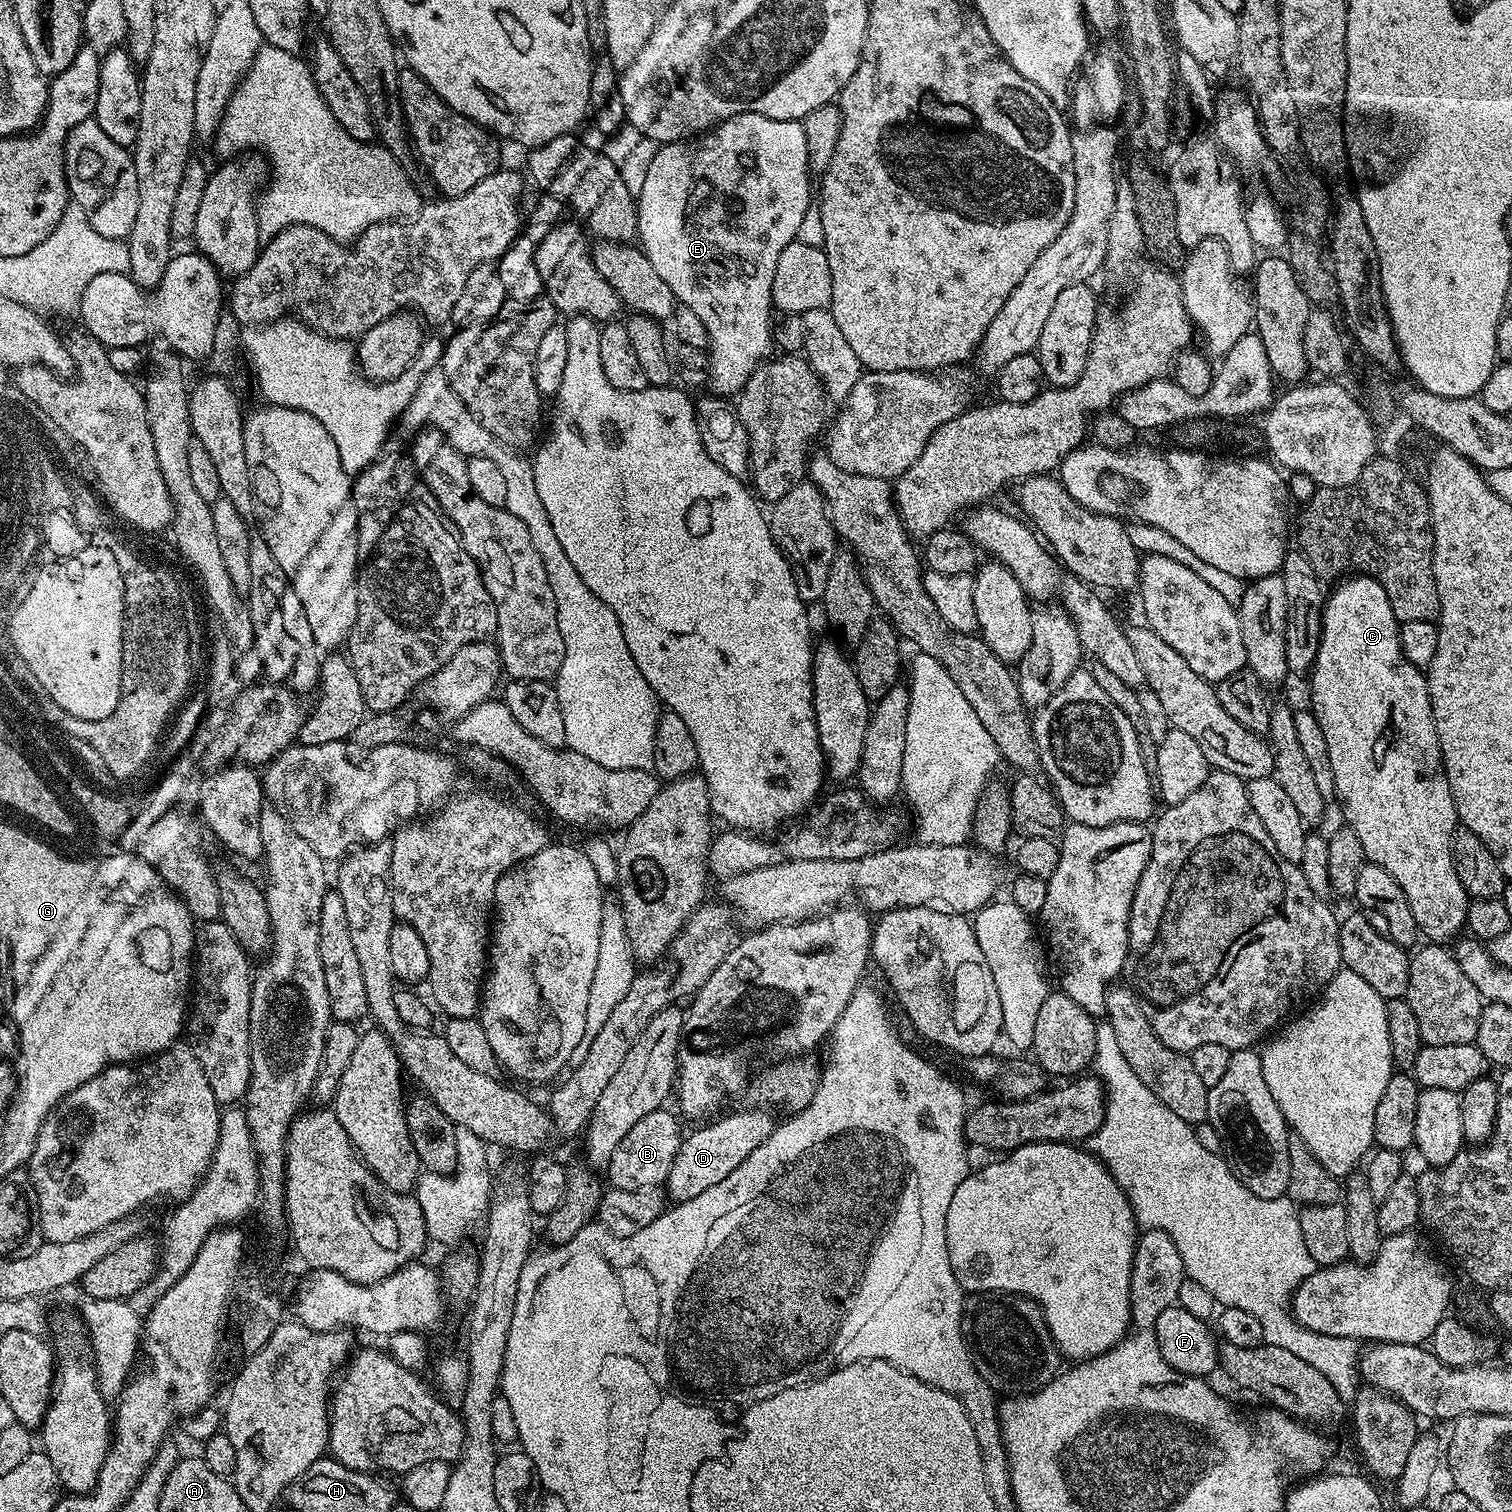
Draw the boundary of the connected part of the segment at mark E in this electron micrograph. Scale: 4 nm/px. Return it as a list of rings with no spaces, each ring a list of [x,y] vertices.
[[[743,112],[717,124],[715,128],[687,140],[675,144],[657,147],[654,162],[650,162],[650,170],[646,170],[646,182],[642,182],[642,190],[638,193],[638,208],[641,213],[648,212],[646,228],[652,232],[668,232],[668,268],[666,279],[670,290],[683,307],[694,310],[698,318],[706,326],[708,347],[706,355],[708,366],[706,377],[712,383],[717,397],[732,398],[739,393],[750,378],[754,369],[759,368],[768,351],[773,351],[772,330],[774,327],[774,309],[772,307],[772,287],[774,286],[774,270],[778,270],[778,258],[782,250],[791,240],[797,239],[802,218],[807,208],[814,204],[814,184],[811,184],[808,170],[808,151],[806,150],[806,134],[804,125],[799,120],[779,120],[766,118],[762,114]]]

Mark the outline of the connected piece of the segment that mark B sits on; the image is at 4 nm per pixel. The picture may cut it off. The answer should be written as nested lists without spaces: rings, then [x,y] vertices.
[[[663,1107],[646,1114],[646,1118],[636,1123],[634,1130],[630,1130],[630,1134],[618,1142],[612,1163],[606,1169],[606,1175],[612,1179],[611,1187],[618,1190],[642,1190],[661,1187],[667,1181],[670,1166],[674,1166],[674,1154],[678,1154],[682,1139],[681,1121],[675,1111],[668,1111],[667,1107]]]

